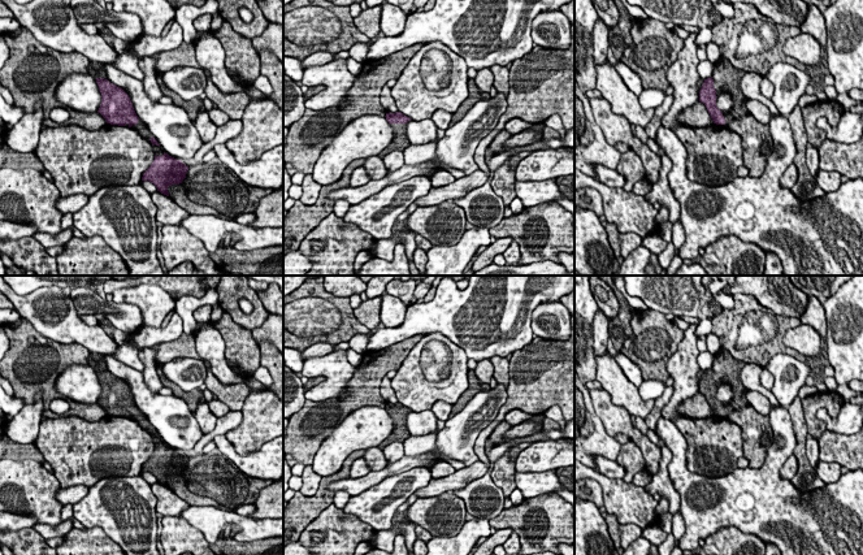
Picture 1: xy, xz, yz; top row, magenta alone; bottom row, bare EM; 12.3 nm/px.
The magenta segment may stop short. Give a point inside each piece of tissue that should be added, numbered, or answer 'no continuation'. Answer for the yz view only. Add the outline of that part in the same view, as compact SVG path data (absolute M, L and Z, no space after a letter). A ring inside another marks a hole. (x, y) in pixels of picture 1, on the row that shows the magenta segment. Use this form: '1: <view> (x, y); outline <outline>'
1: yz (727, 78); outline M720 57L720 60L714 64L712 79L716 96L721 92L728 92L733 99L734 112L740 117L749 114L746 108L747 99L741 88L743 75L745 71L742 69L736 69L724 57Z

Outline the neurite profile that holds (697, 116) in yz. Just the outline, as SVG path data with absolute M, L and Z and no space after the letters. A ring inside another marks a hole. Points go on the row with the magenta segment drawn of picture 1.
M701 101L694 104L691 108L684 109L678 114L678 120L691 127L707 127L714 125L706 105Z

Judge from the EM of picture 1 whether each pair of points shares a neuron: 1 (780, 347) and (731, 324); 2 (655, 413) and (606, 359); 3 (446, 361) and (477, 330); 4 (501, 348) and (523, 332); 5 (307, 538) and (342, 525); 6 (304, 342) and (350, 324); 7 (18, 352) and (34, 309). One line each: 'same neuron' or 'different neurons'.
1: same neuron
2: different neurons
3: different neurons
4: same neuron
5: same neuron
6: same neuron
7: different neurons

